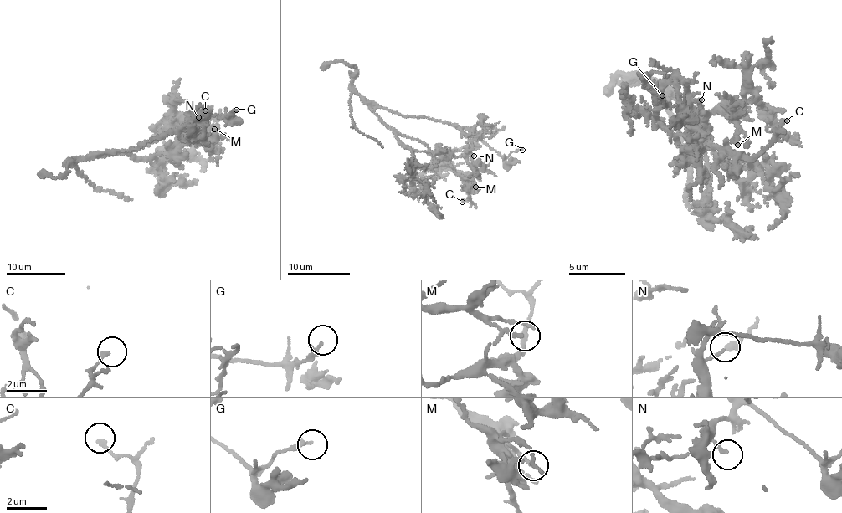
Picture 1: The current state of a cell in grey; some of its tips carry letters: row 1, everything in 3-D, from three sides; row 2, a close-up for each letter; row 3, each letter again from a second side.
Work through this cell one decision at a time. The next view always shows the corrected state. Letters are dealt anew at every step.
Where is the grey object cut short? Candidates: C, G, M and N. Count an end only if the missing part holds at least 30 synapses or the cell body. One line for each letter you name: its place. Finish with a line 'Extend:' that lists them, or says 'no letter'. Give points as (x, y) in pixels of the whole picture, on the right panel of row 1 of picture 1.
Extend: no letter

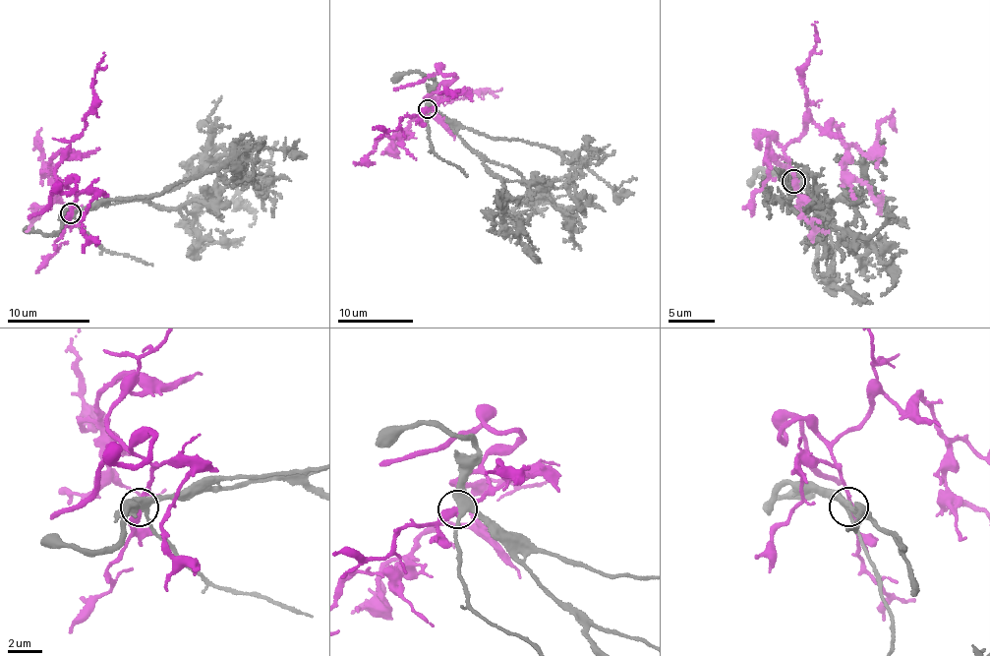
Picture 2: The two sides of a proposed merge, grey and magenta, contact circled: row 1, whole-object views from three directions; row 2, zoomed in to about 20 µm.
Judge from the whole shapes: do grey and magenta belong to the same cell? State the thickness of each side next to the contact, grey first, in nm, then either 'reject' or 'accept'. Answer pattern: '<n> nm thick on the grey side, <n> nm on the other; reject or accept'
340 nm thick on the grey side, 360 nm on the other; accept

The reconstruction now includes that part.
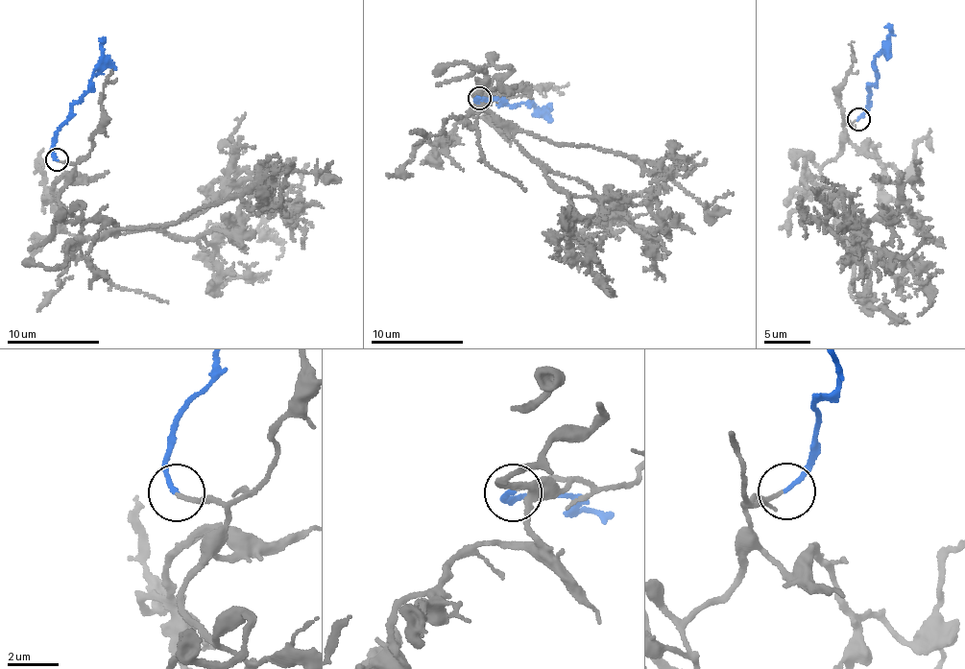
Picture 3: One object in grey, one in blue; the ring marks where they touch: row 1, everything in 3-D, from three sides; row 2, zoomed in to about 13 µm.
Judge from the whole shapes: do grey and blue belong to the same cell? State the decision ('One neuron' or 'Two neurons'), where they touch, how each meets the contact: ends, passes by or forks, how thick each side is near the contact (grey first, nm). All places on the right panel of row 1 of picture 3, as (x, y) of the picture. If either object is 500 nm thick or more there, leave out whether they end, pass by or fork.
One neuron. Place: (858, 119). At the ring grey ends. At the ring blue ends. Thickness 130 nm (grey) against 180 nm

